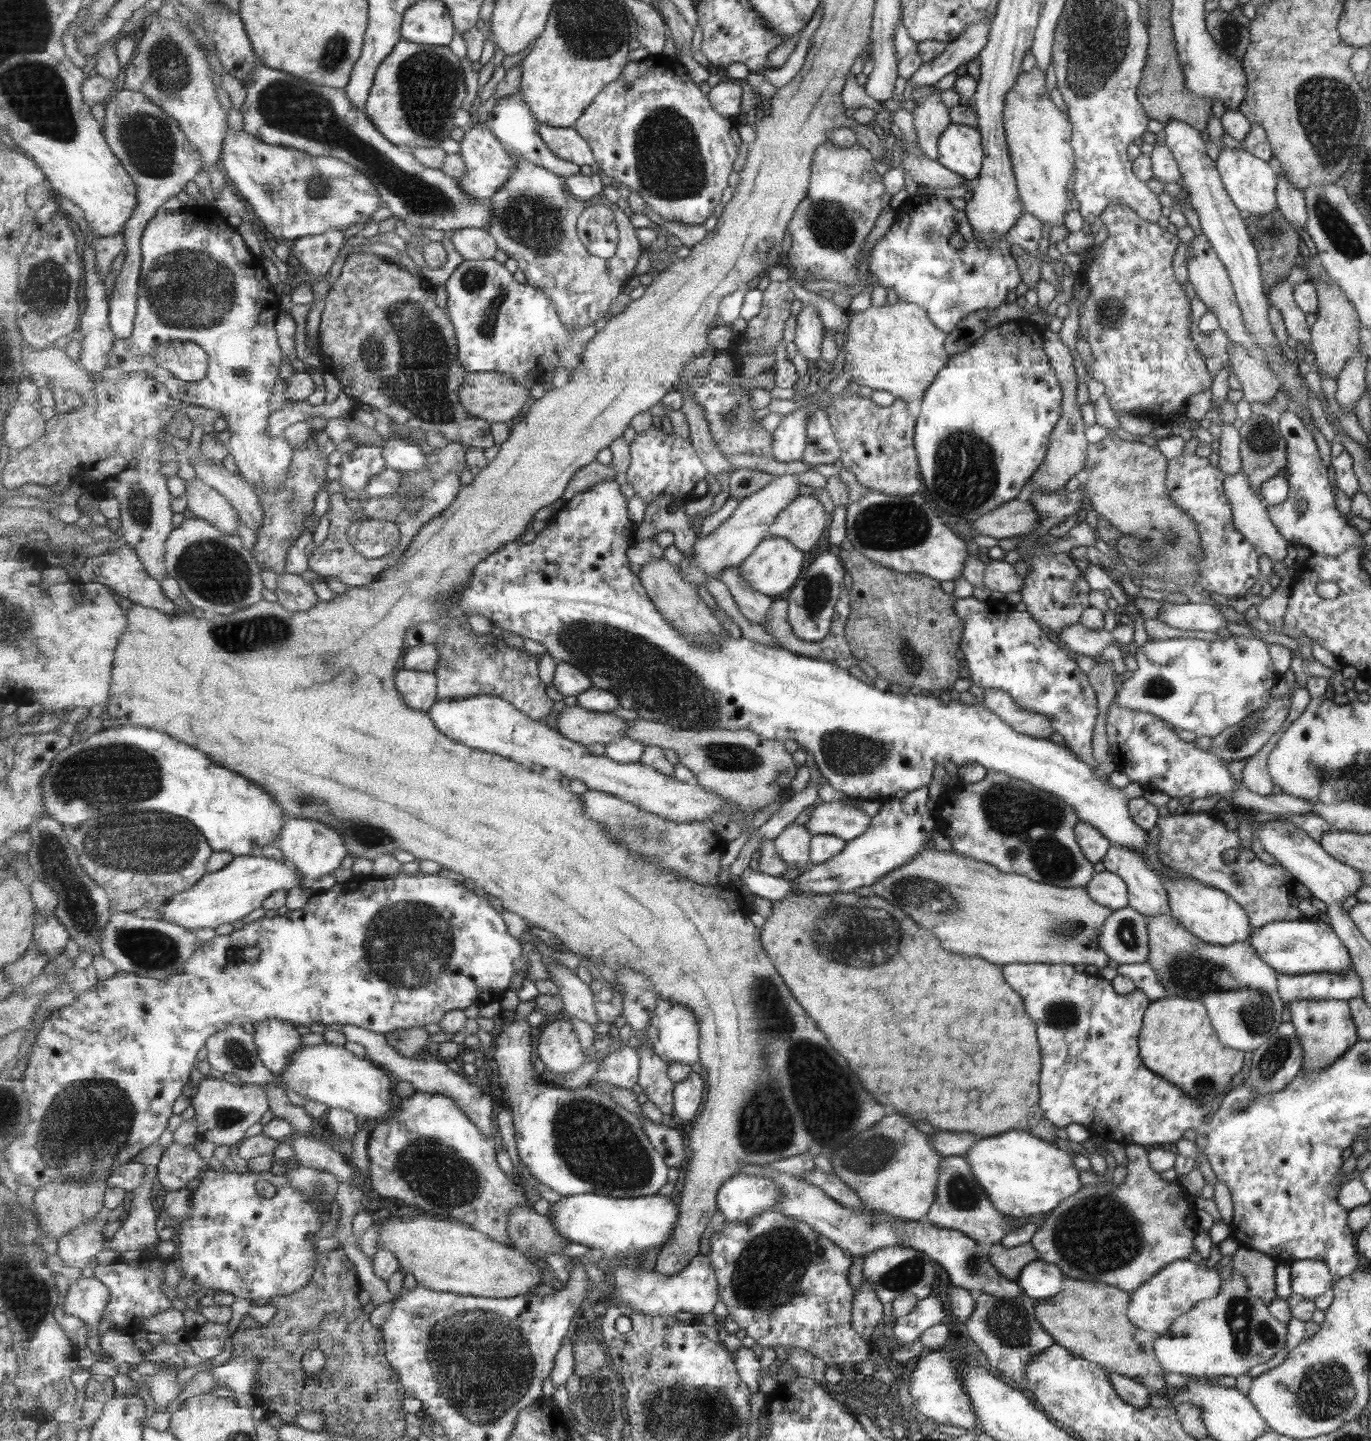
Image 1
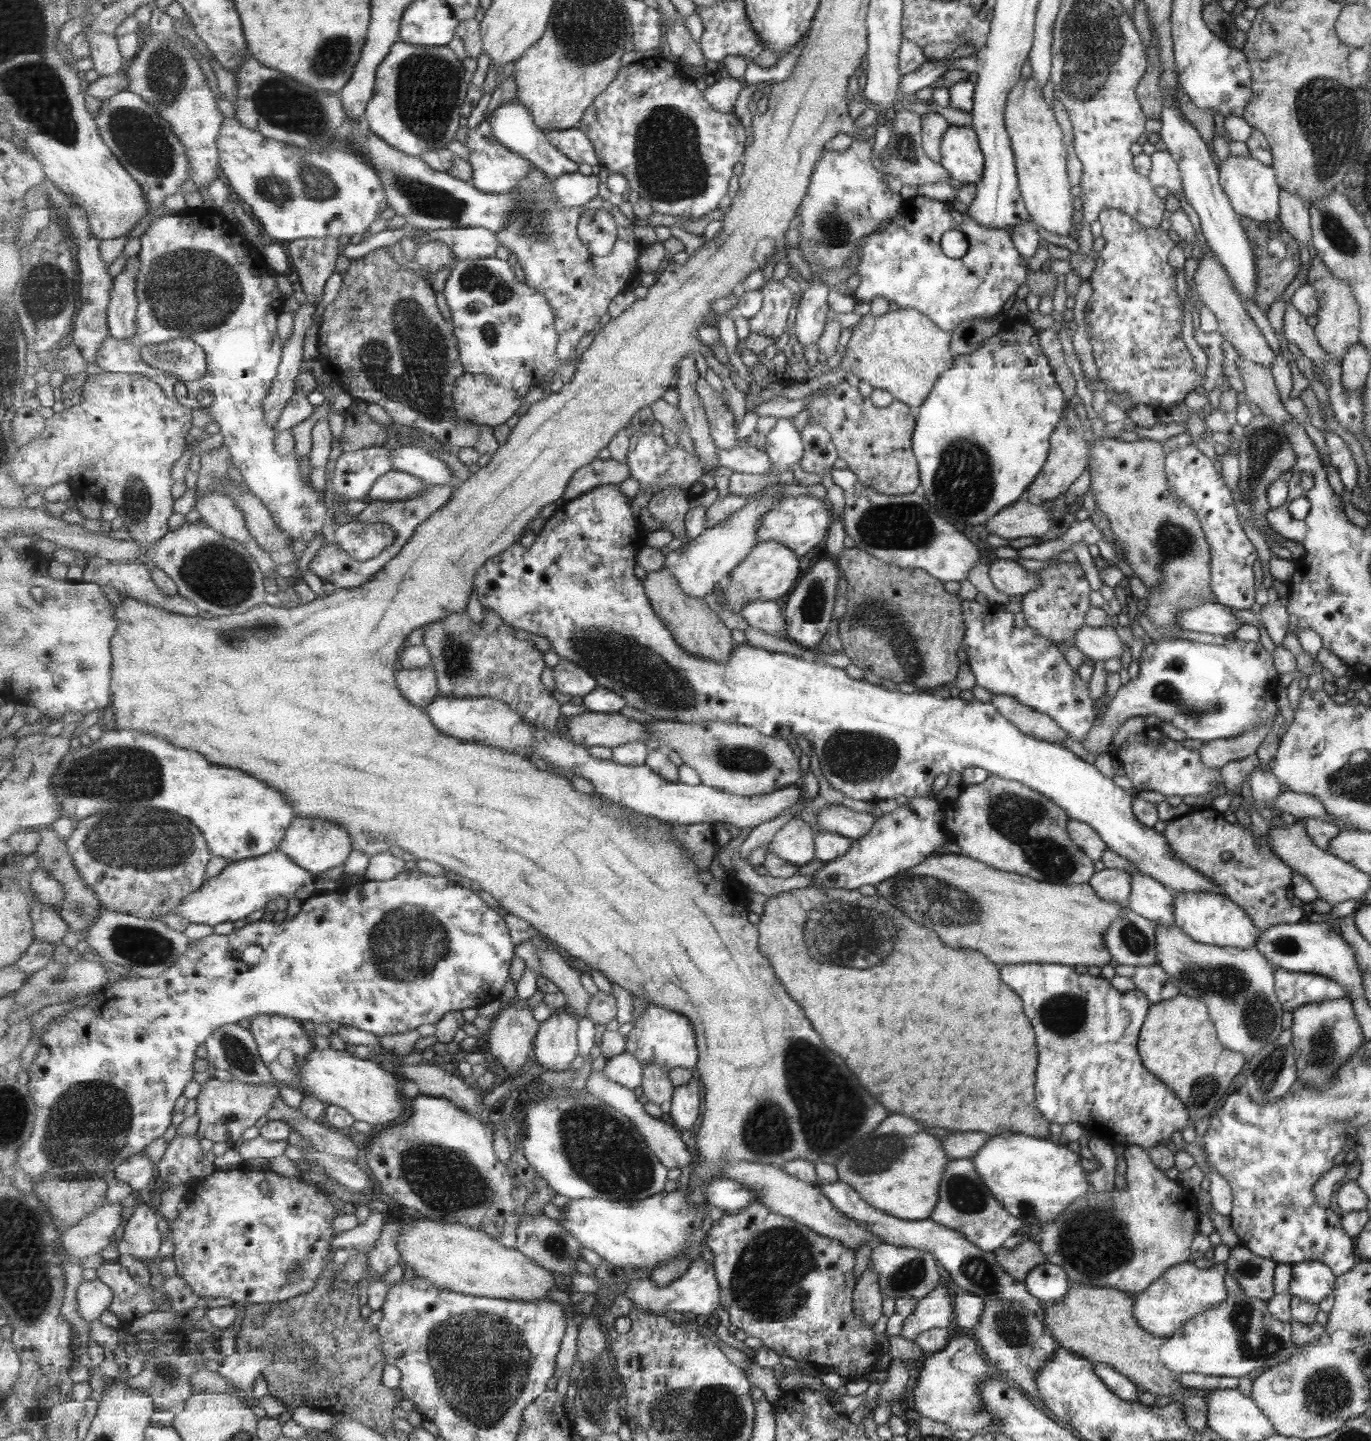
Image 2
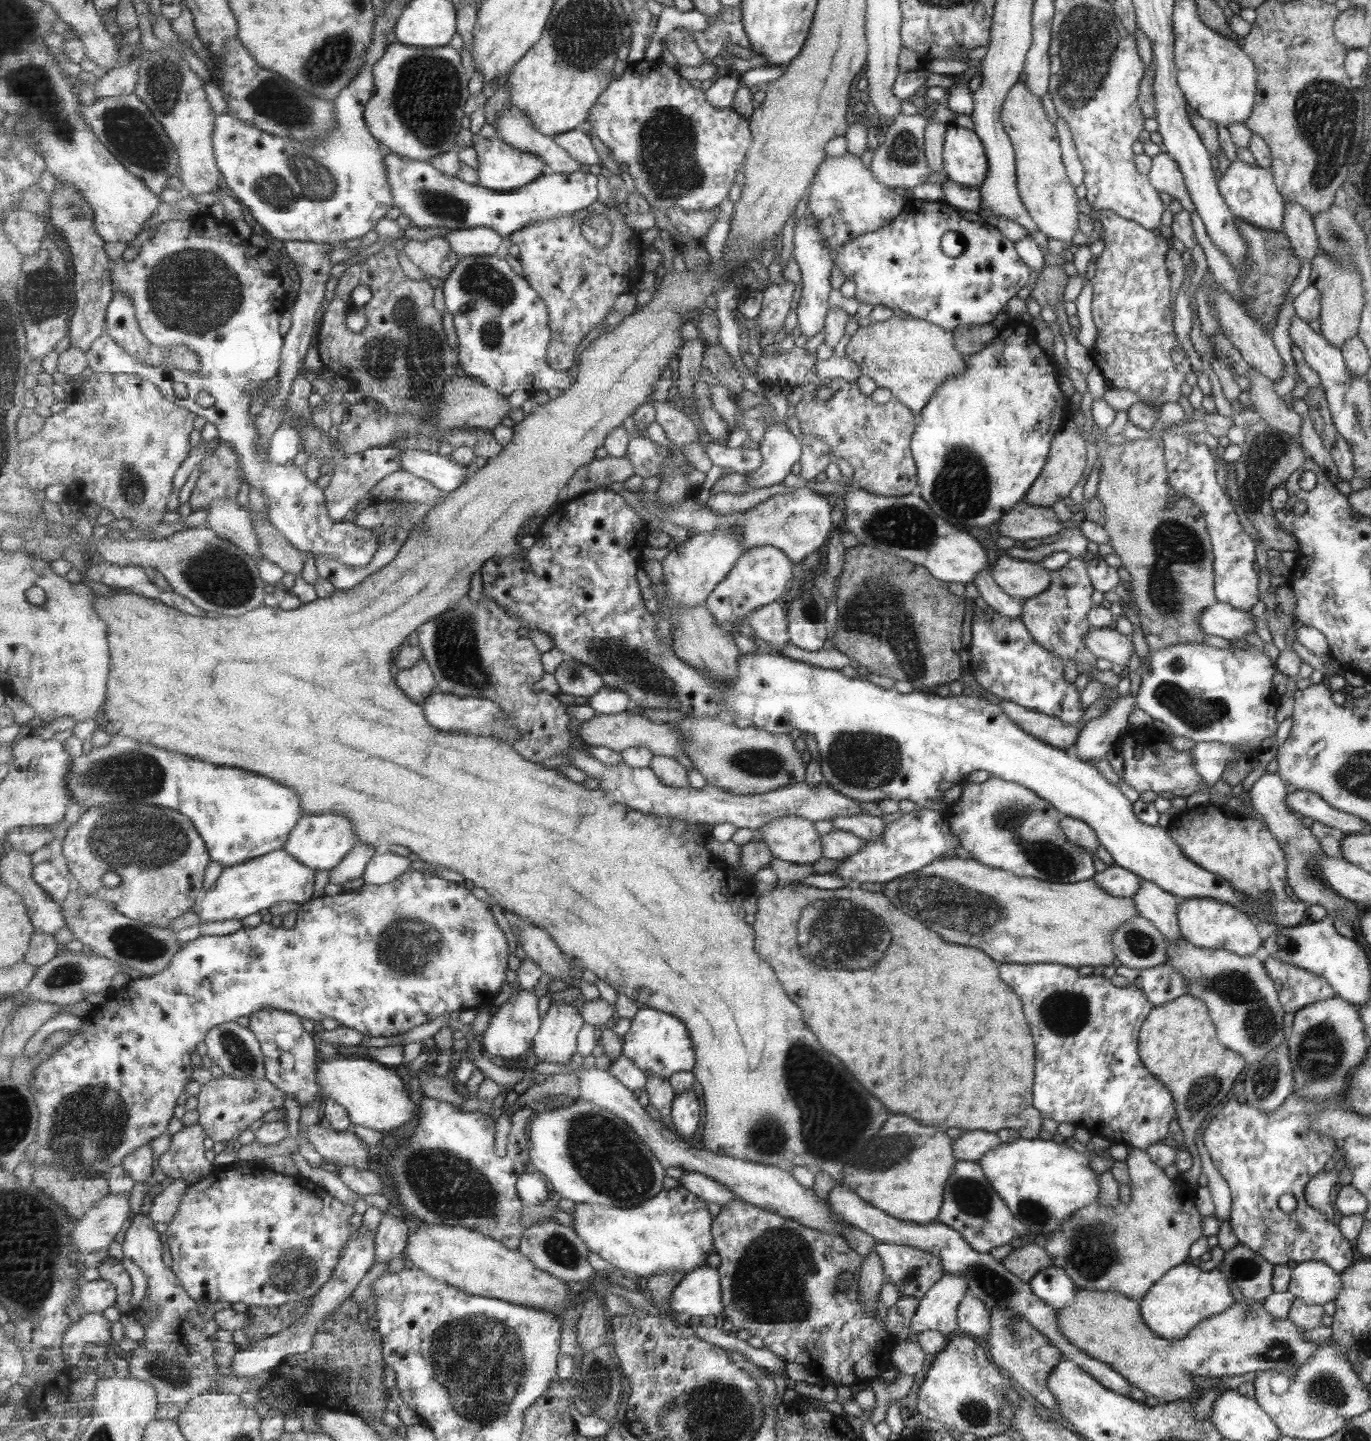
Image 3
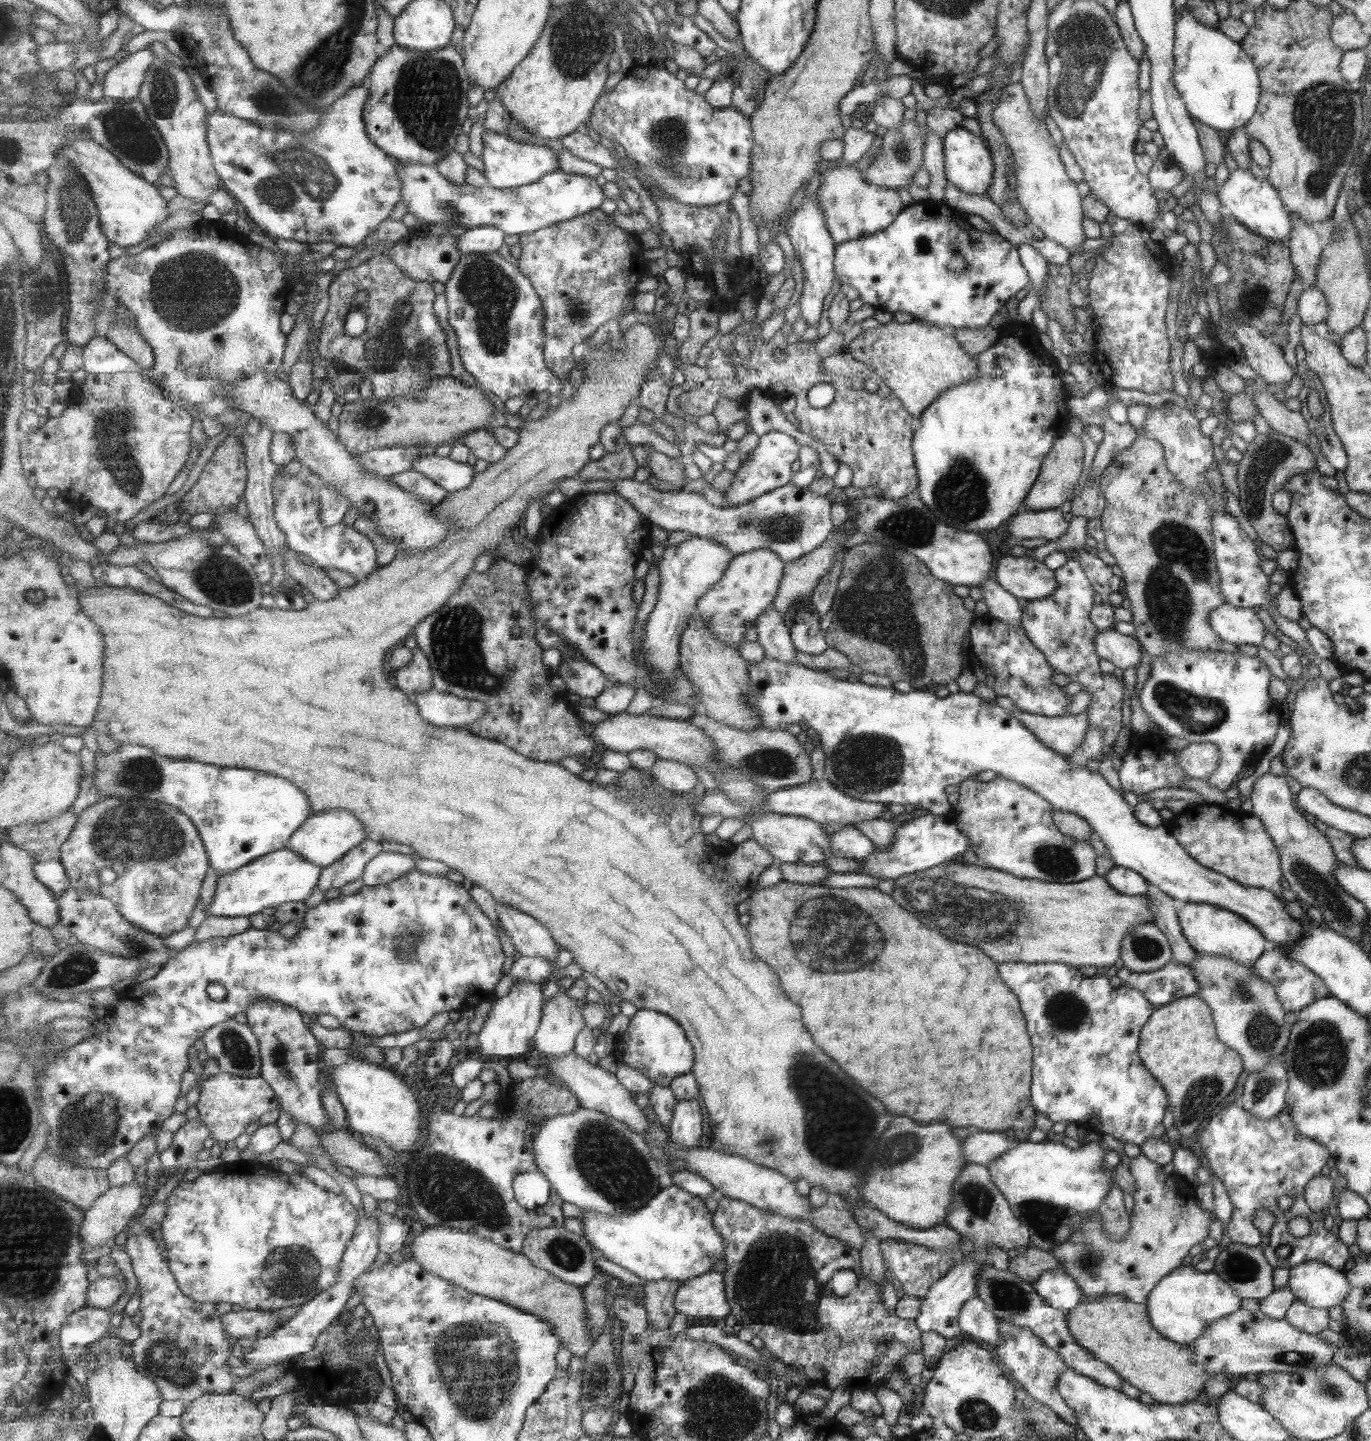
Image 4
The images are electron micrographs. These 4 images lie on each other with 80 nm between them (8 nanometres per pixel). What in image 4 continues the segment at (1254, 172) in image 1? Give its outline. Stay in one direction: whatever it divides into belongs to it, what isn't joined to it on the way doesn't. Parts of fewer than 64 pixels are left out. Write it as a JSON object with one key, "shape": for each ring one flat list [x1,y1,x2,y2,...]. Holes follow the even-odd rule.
{"shape":[[1236,167,1233,172,1228,175,1227,180,1223,182,1223,186,1219,186,1216,190,1218,200,1221,202,1223,210,1228,212,1232,218,1237,220,1241,226,1245,226,1251,233,1258,234,1271,242,1287,242,1292,231,1292,222,1290,214,1282,204,1281,197,1278,196,1277,190,1266,180,1259,180,1253,173,1247,169]]}

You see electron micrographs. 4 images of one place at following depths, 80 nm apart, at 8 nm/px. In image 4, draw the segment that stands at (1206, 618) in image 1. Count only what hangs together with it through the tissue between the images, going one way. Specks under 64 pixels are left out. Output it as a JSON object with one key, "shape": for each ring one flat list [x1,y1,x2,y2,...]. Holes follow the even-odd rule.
{"shape":[[1226,602,1214,608,1209,614,1210,627,1217,633,1218,640,1229,642,1229,644,1252,644,1257,646,1263,638,1264,627,1257,618,1252,608,1239,608,1231,606]]}

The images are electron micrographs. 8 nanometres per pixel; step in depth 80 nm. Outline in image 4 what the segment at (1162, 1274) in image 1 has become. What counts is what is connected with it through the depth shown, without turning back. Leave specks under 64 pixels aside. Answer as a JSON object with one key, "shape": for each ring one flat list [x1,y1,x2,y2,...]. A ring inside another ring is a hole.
{"shape":[[1191,1265,1183,1266,1172,1271,1166,1278,1159,1280,1159,1284,1155,1284,1155,1288,1150,1292,1146,1300,1146,1308,1150,1324,1168,1341,1175,1341,1179,1344,1189,1346,1193,1343,1211,1323,1217,1319,1229,1315,1230,1312,1237,1311,1240,1308,1241,1298,1235,1296,1235,1290,1231,1289,1217,1273,1198,1272]]}

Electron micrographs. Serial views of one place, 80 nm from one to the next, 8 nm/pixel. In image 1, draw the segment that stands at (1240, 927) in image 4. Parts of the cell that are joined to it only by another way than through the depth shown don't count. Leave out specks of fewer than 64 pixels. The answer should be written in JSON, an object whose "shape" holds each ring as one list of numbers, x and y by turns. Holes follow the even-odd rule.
{"shape":[[1149,861,1148,867,1154,870,1164,884,1167,891,1169,914,1182,924,1187,932,1198,937,1199,940,1207,941,1207,944,1223,945,1243,942,1250,939,1253,930,1250,928,1249,917,1241,905,1221,889,1193,880,1180,879,1162,875,1162,864,1159,861]]}

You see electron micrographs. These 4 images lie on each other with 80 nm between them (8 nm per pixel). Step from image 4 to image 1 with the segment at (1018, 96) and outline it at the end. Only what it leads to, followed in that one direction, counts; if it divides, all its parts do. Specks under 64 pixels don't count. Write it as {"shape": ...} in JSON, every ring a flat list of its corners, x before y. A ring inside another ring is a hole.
{"shape":[[1035,66,1027,72,1020,71,1020,74,1016,76,1014,86,1006,92,1003,108,1002,125,1006,136,1006,147,1017,182,1019,201,1023,204,1024,212,1031,214,1041,224,1047,224,1051,228,1063,225,1065,202,1067,202,1065,200,1065,184,1071,176,1074,153,1074,149,1069,146,1069,138,1072,135,1069,114,1059,112,1053,106,1053,102,1049,100,1047,88,1045,88,1043,70]]}

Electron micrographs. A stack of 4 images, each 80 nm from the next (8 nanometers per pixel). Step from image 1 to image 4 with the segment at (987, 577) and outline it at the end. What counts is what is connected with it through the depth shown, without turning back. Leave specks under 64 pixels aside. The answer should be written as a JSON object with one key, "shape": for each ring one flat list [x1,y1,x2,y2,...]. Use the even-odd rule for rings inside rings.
{"shape":[[1010,554,997,561,995,581,1016,599,1045,599,1057,587,1054,571,1047,569,1042,561]]}

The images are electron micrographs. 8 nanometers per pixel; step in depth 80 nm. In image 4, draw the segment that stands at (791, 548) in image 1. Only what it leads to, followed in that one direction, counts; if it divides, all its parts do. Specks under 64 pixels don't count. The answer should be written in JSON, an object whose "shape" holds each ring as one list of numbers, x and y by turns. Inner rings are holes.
{"shape":[[764,548,737,555,724,577,698,604,698,612,723,642,738,646,749,628,758,626,760,616,774,604,779,594,785,563,774,550]]}

